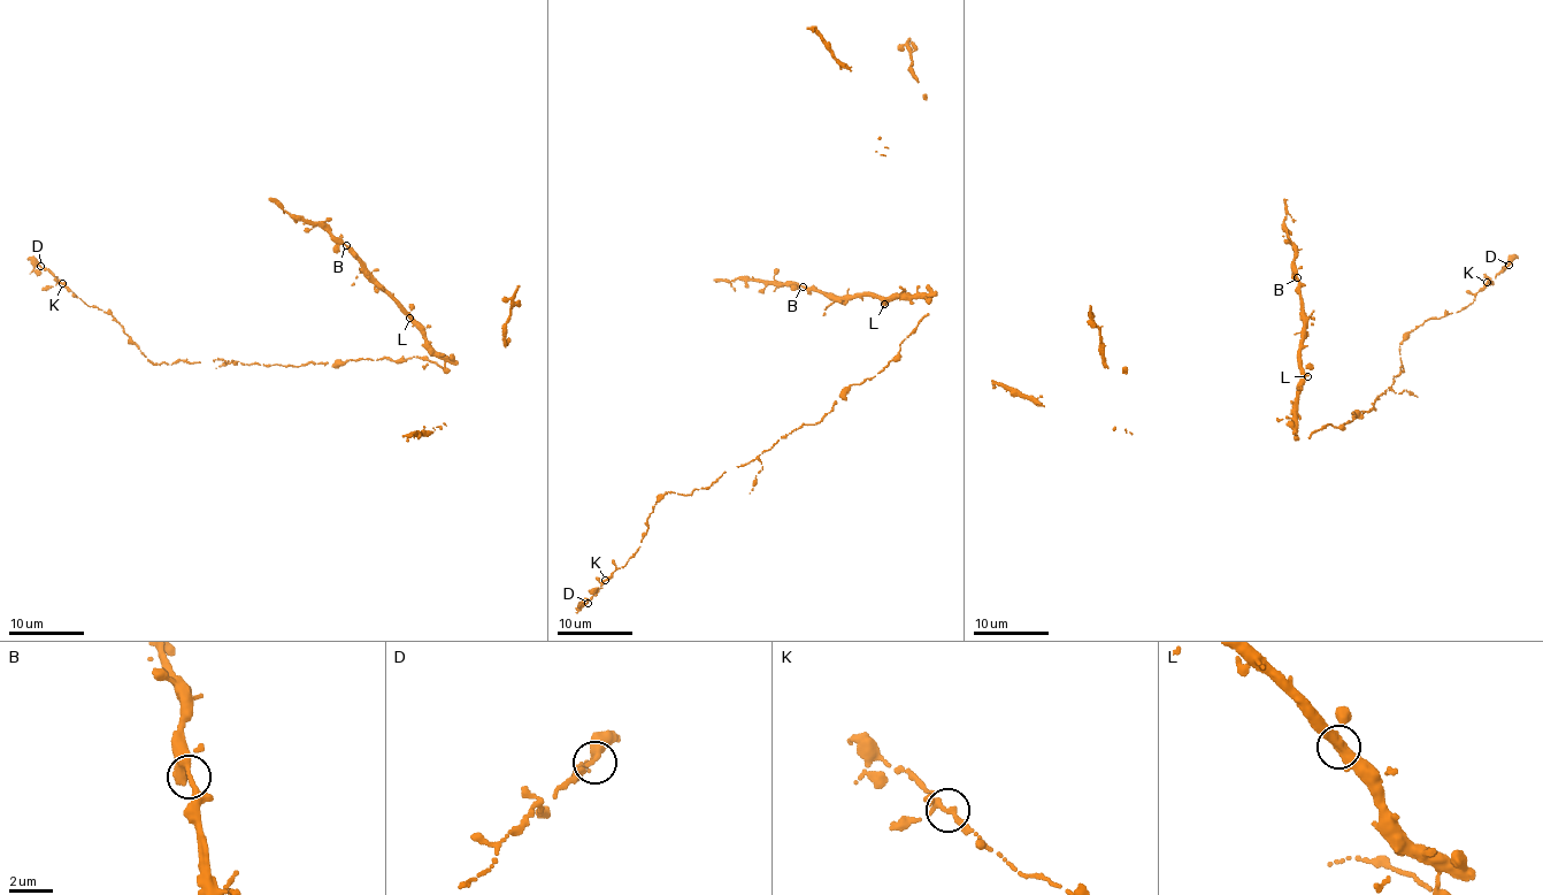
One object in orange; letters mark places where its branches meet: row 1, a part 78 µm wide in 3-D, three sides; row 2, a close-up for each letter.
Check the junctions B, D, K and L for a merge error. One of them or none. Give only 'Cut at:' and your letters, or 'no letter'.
Cut at: no letter

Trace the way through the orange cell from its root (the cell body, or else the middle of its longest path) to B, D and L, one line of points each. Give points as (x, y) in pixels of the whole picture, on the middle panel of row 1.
B: (868, 379), (897, 356), (927, 314), (923, 297), (867, 292), (842, 297), (803, 287)
D: (868, 379), (846, 387), (820, 422), (799, 426), (708, 487), (662, 495), (638, 550), (588, 603)
L: (868, 379), (875, 376), (897, 356), (904, 339), (927, 314), (923, 297), (900, 296), (884, 304)

